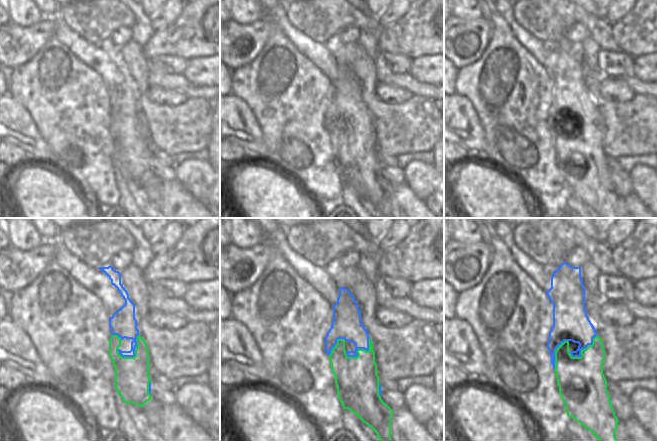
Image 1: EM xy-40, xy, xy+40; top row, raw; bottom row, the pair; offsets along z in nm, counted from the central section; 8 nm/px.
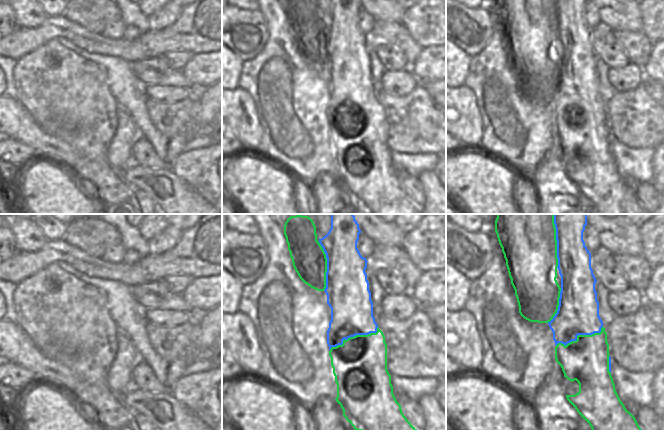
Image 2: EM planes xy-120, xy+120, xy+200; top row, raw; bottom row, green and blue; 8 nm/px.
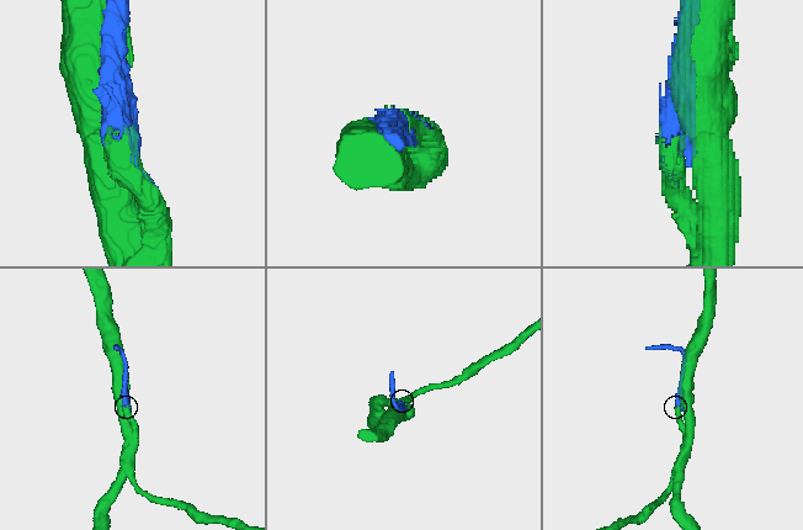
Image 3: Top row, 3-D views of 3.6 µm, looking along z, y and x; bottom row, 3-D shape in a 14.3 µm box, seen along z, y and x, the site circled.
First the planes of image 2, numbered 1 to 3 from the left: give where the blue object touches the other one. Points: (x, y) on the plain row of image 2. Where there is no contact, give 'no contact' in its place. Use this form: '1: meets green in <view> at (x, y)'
1: no contact
2: meets green in xy+120 at (354, 112)
3: meets green in xy+200 at (579, 111)

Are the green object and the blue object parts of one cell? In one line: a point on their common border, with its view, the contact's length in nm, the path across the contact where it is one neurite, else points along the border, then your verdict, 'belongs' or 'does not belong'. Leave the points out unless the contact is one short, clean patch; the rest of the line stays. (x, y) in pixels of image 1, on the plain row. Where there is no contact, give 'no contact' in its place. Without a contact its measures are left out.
xy (360, 125) | 240 nm | belongs

